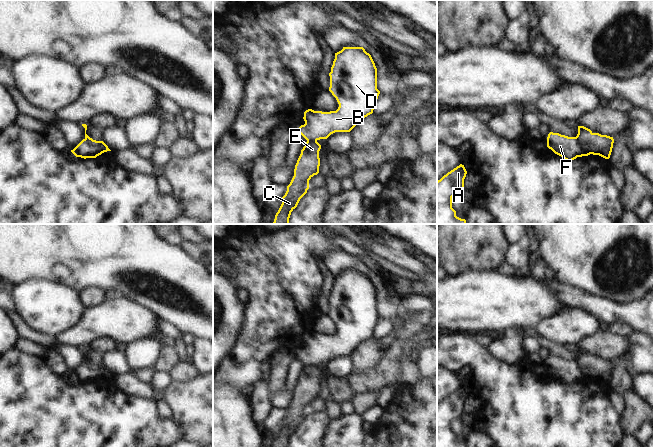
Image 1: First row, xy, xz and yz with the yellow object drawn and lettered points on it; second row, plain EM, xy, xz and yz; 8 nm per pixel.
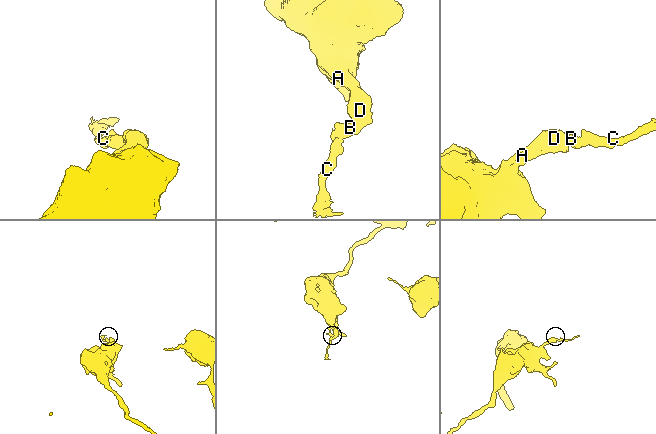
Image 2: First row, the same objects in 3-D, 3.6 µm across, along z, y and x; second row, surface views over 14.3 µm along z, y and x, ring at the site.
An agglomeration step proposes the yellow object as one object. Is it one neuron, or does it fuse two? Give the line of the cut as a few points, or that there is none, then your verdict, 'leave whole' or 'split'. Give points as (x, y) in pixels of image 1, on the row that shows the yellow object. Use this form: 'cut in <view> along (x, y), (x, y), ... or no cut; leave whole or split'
cut in yz along (575, 137), (581, 148), (582, 155); split

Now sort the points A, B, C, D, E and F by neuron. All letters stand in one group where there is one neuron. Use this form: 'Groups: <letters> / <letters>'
Groups: A B D F / C E.

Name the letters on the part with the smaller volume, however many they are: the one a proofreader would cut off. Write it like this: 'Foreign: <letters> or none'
Foreign: C, E

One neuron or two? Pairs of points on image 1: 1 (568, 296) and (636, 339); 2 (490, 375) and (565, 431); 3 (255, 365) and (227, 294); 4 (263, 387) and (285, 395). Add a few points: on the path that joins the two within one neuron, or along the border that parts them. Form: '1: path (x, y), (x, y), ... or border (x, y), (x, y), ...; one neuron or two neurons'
1: border (634, 331), (642, 333); two neurons
2: path (509, 394), (546, 431); one neuron
3: border (247, 307), (244, 326), (235, 346), (230, 351); two neurons
4: border (272, 394), (268, 405); two neurons

